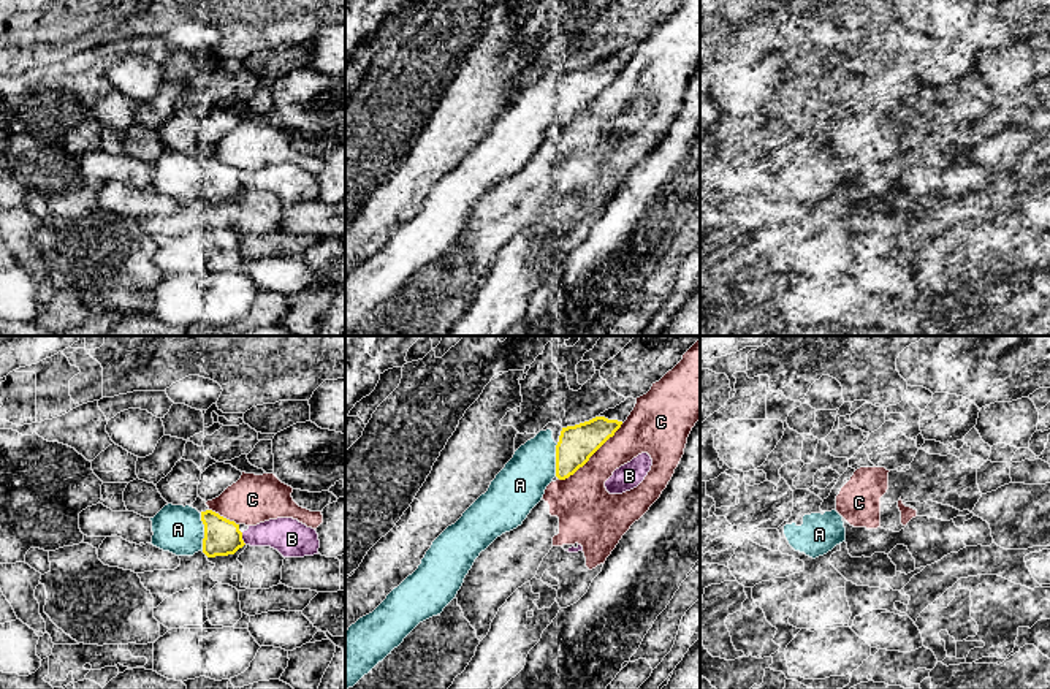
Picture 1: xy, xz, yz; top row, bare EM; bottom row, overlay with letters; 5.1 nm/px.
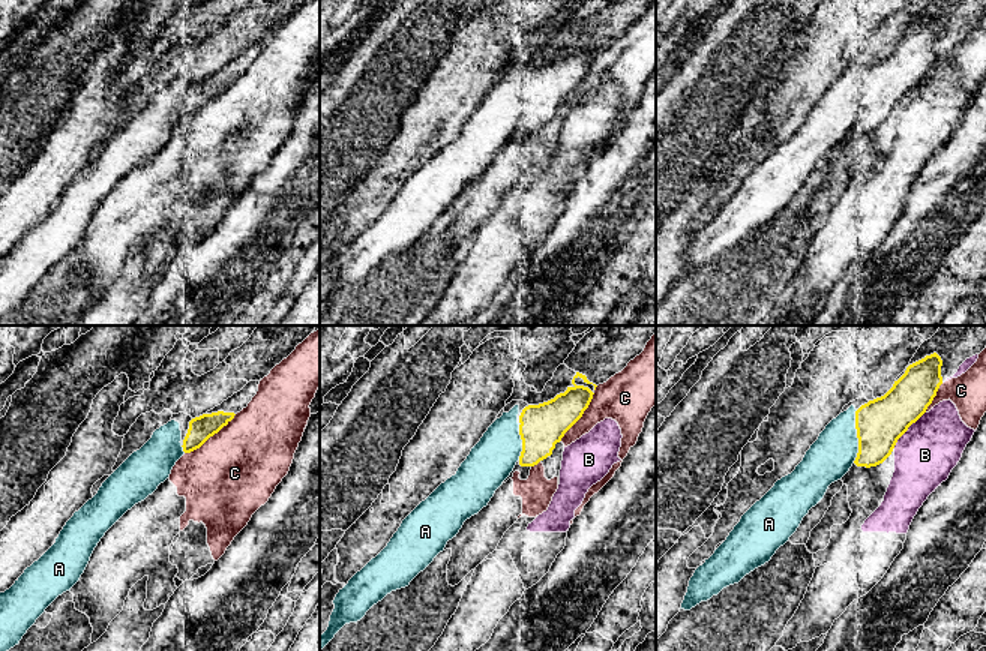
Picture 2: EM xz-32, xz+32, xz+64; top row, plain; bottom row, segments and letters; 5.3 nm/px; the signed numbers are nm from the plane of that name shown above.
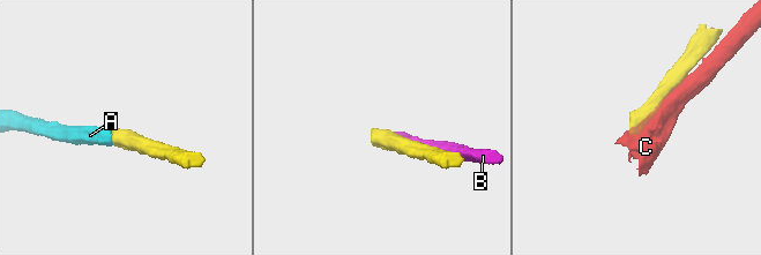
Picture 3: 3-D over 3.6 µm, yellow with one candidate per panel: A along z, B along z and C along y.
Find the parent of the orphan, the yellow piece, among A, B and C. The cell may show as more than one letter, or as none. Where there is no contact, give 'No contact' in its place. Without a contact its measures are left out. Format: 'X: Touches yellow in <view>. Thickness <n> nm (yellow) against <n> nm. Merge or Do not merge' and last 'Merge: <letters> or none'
A: Touches yellow in xy. Thickness 190 nm (yellow) against 240 nm. Merge
B: Touches yellow in xy. Thickness 190 nm (yellow) against 190 nm. Do not merge
C: Touches yellow in xz. Thickness 190 nm (yellow) against 280 nm. Do not merge
Merge: A

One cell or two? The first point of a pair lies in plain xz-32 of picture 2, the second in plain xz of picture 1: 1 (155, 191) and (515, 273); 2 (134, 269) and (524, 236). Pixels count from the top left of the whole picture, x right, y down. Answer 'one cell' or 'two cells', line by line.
1: two cells
2: one cell

